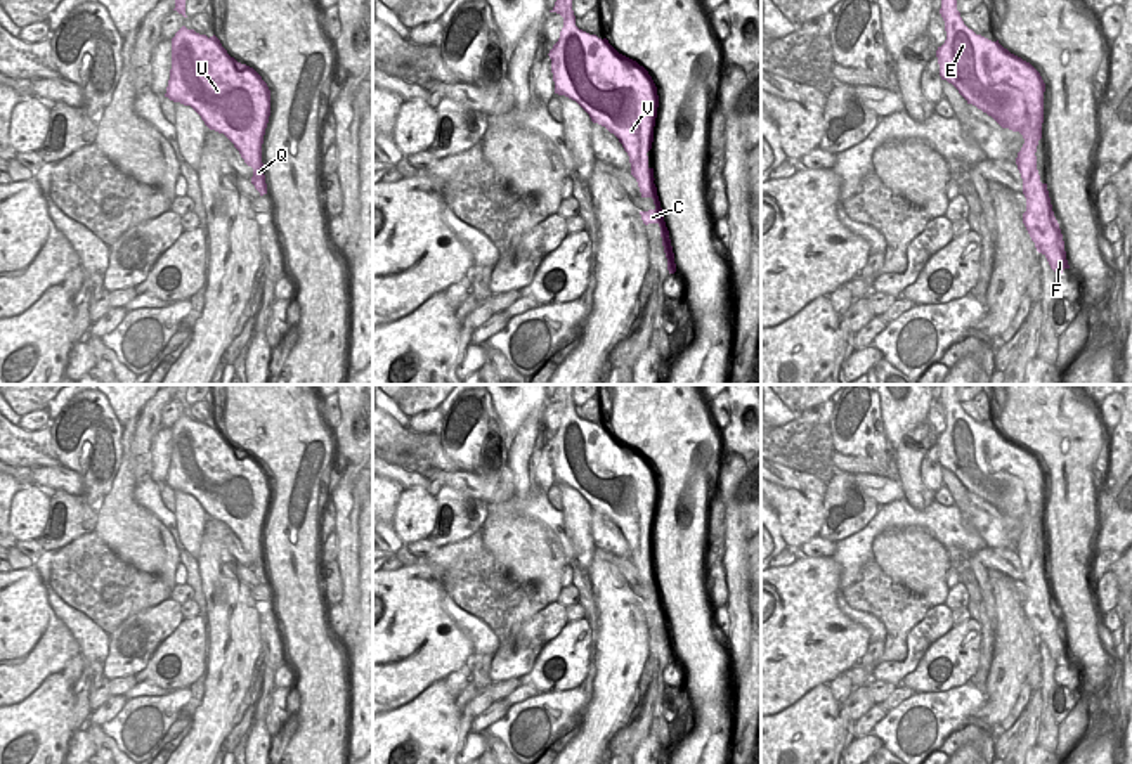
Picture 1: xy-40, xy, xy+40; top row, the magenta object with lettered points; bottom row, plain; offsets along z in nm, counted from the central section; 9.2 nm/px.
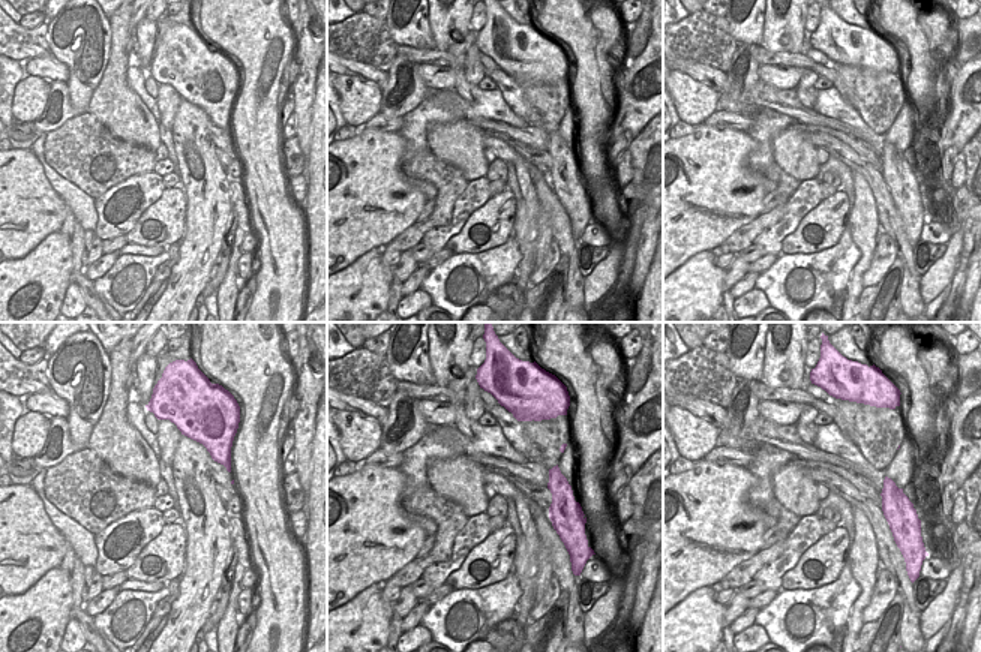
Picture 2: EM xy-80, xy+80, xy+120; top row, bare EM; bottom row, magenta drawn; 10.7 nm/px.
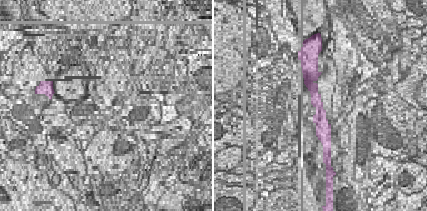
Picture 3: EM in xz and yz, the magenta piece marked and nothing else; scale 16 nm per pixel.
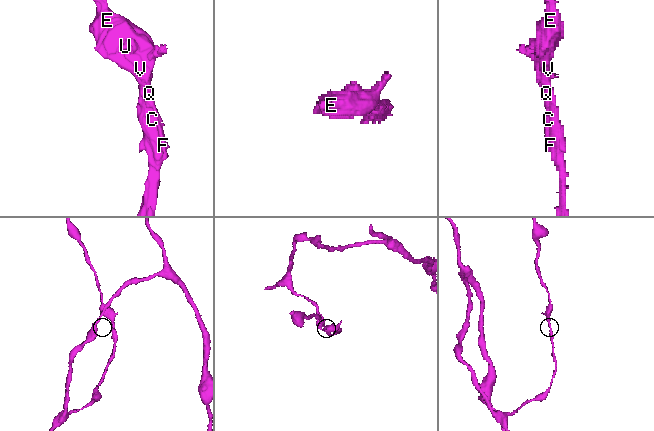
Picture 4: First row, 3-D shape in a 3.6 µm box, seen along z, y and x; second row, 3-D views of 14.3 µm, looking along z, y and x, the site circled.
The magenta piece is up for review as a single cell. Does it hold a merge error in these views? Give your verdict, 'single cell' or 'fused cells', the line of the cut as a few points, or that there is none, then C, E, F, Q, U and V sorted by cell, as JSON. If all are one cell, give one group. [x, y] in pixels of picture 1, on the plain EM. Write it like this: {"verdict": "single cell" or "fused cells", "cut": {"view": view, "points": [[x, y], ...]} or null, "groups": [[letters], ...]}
{"verdict": "single cell", "cut": null, "groups": [["C", "E", "F", "Q", "U", "V"]]}

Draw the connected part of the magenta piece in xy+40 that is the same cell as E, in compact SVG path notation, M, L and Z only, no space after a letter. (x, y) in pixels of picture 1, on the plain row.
M941 385L940 402L947 428L936 438L940 464L952 471L967 492L992 504L1002 516L1025 527L1016 553L1023 567L1026 599L1023 612L1056 662L1070 657L1059 612L1047 572L1037 558L1037 534L1042 527L1044 480L1040 461L1021 445L969 418L957 398L955 385Z

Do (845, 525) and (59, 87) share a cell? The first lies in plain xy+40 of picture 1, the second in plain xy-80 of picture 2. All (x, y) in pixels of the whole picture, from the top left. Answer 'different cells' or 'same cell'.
same cell

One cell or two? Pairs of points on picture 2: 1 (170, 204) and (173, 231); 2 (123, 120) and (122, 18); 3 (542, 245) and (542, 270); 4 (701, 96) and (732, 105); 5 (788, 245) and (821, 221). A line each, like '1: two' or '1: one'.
1: one
2: one
3: two
4: two
5: one

